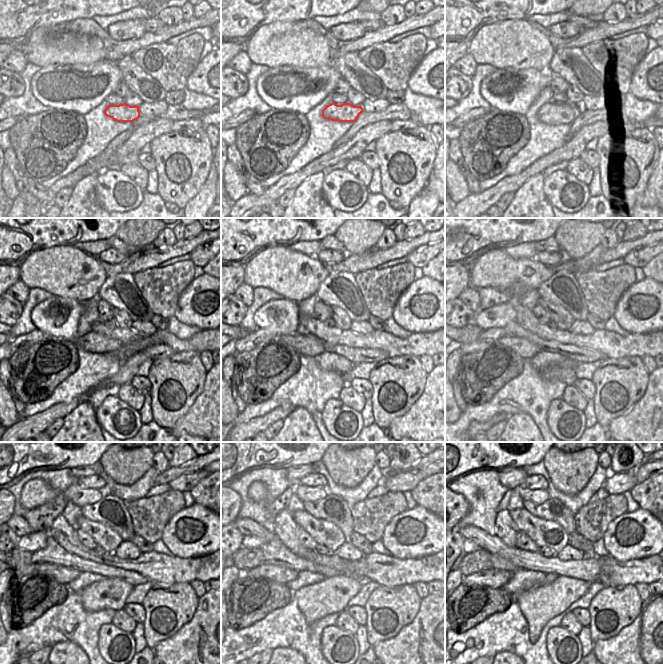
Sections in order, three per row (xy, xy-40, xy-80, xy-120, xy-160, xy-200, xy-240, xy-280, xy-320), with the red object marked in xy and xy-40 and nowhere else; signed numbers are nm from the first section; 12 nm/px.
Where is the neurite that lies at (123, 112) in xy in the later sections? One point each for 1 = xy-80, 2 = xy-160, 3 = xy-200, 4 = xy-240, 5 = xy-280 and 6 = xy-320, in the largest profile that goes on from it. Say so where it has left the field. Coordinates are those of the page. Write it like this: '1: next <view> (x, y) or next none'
1: next xy-80 (555, 114)
2: next xy-160 (308, 345)
3: next xy-200 (524, 348)
4: next xy-240 (62, 574)
5: next xy-280 (284, 575)
6: next xy-320 (496, 581)

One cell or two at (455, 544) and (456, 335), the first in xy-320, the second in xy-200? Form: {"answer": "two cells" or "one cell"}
{"answer": "two cells"}

